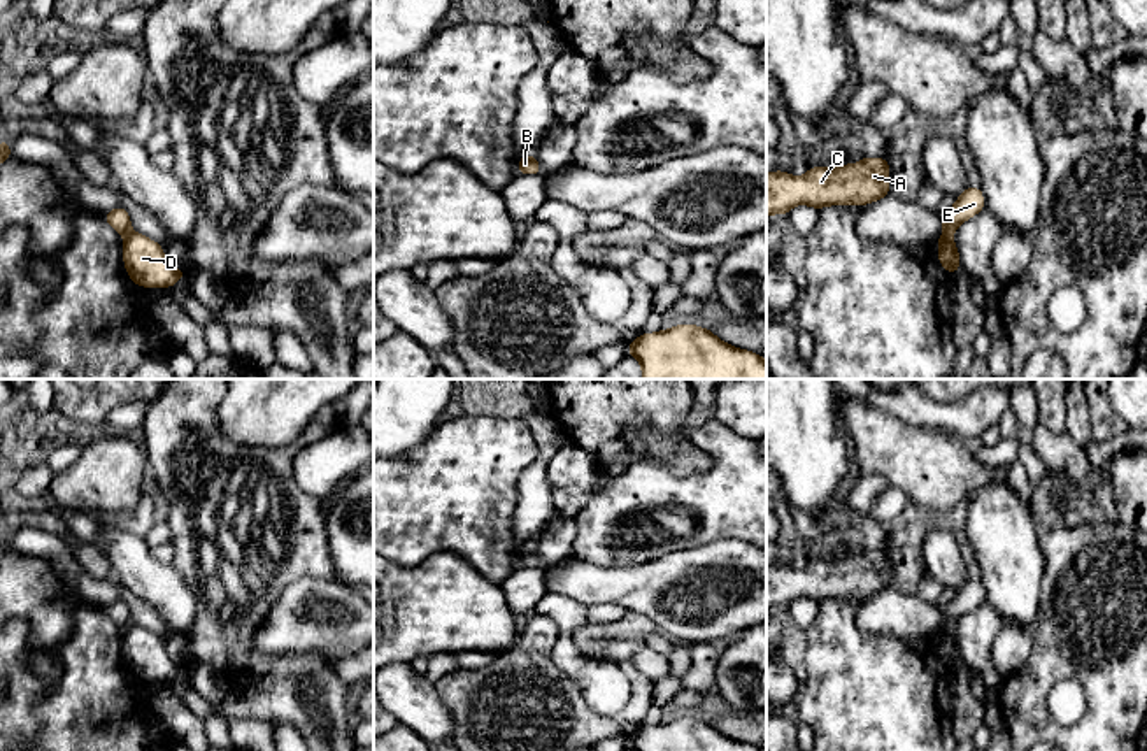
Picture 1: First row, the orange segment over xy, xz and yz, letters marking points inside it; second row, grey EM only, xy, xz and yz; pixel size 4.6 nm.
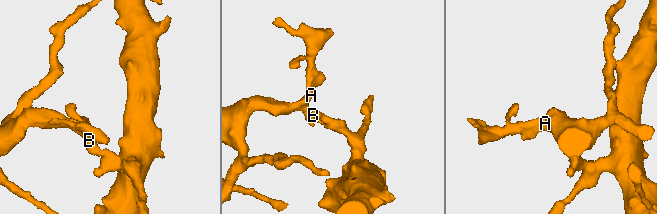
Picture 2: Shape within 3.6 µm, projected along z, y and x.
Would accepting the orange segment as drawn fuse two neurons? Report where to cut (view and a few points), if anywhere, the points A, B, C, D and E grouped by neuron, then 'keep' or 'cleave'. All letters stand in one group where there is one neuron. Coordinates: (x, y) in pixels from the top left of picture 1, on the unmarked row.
cut yz (944, 627), (951, 630); groups A C E / B D; cleave

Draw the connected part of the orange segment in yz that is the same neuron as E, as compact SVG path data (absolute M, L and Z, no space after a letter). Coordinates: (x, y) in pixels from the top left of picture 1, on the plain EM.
M968 579L959 591L954 595L954 598L949 602L949 605L942 612L944 628L951 628L956 625L956 621L984 604L984 588L982 583L977 579Z

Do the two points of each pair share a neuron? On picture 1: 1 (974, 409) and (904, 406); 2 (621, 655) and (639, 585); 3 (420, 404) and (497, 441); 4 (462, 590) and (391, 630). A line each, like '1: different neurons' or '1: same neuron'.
1: same neuron
2: different neurons
3: different neurons
4: same neuron

